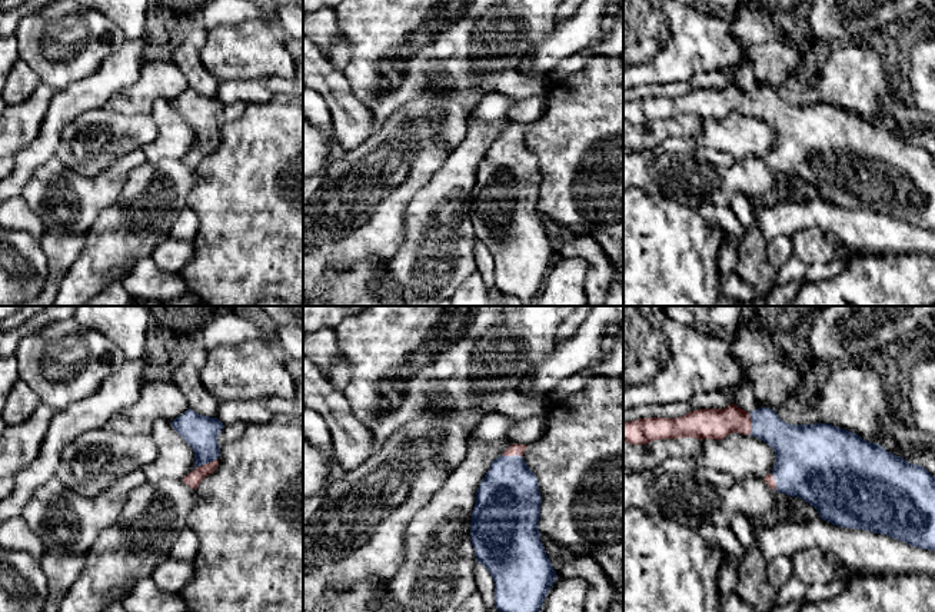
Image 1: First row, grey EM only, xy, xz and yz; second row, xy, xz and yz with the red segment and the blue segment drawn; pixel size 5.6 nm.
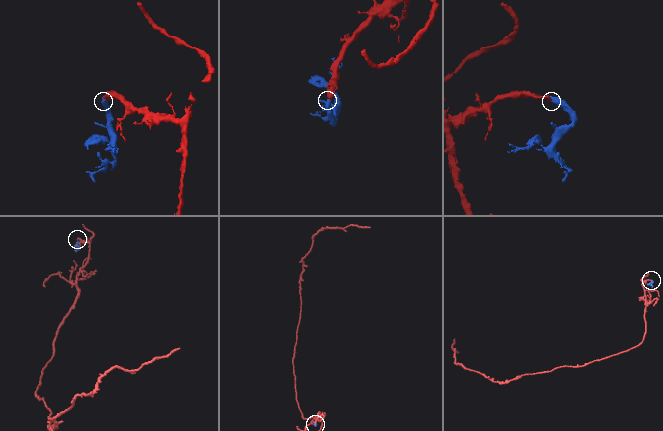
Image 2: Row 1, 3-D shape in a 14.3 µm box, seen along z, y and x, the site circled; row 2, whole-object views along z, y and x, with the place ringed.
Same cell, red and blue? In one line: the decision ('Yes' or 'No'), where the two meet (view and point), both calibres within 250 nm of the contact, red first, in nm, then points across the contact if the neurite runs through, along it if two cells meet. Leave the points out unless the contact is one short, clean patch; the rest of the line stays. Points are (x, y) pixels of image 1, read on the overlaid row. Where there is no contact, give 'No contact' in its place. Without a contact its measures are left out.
Yes. Touches red at xy (206, 464). Thickness 90 nm (red) against 190 nm

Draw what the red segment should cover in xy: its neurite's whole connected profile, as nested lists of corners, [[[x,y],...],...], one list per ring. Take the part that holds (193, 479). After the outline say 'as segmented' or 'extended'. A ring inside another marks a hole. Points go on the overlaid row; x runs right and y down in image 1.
[[[187,409],[170,423],[194,452],[194,470],[182,480],[196,490],[202,480],[219,466],[220,446],[217,436],[224,425],[217,418],[203,416],[192,409]]] | extended

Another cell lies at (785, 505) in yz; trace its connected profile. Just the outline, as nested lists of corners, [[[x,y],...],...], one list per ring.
[[[778,492],[776,508],[765,518],[755,519],[752,525],[758,529],[771,529],[786,522],[791,512],[795,512],[803,523],[819,518],[818,510],[803,499]]]

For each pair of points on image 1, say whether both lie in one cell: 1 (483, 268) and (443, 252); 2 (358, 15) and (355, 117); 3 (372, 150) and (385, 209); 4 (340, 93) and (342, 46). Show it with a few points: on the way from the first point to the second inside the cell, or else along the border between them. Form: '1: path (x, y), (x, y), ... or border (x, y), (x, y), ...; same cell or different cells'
1: border (476, 242), (475, 263), (478, 269); different cells
2: border (342, 70), (353, 95), (369, 110), (373, 125); different cells
3: path (375, 165), (375, 195); same cell
4: border (320, 52), (332, 65), (342, 70); different cells

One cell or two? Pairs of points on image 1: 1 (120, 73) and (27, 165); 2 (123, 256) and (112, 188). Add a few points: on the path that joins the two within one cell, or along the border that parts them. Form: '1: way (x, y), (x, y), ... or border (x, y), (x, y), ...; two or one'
1: way (93, 92), (83, 95), (52, 126), (49, 137); one
2: border (126, 179), (120, 195), (97, 216), (92, 226); two

